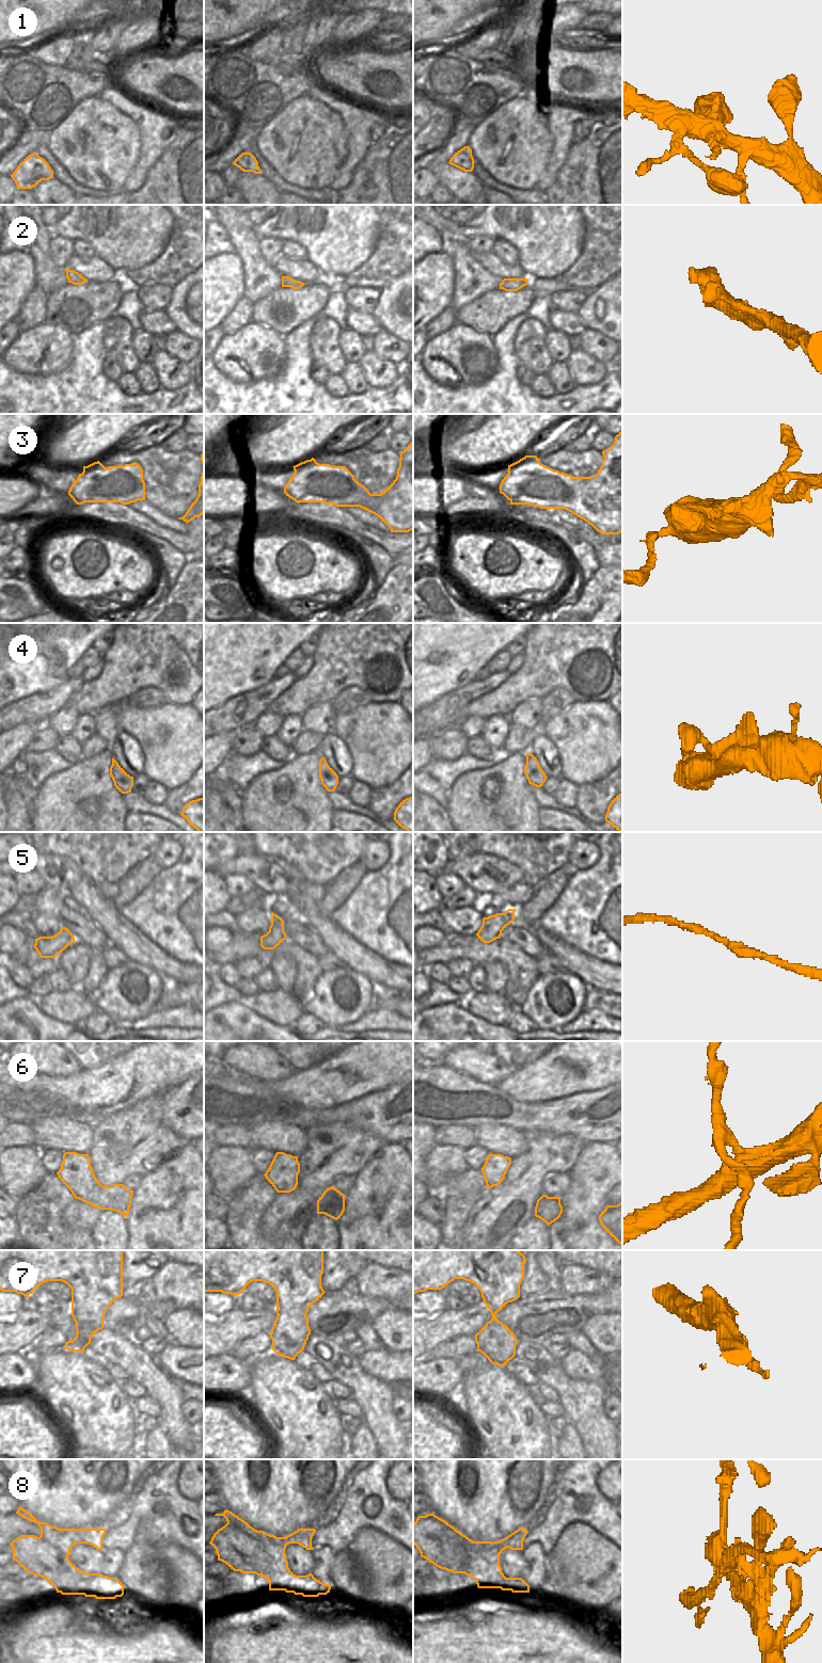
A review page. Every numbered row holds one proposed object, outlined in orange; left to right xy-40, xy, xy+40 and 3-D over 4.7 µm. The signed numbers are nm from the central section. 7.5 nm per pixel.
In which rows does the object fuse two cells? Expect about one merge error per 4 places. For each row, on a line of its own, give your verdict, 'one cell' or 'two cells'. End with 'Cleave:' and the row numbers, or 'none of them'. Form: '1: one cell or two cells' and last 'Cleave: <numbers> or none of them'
1: one cell
2: one cell
3: two cells
4: one cell
5: one cell
6: two cells
7: two cells
8: two cells
Cleave: 3, 6, 7, 8

